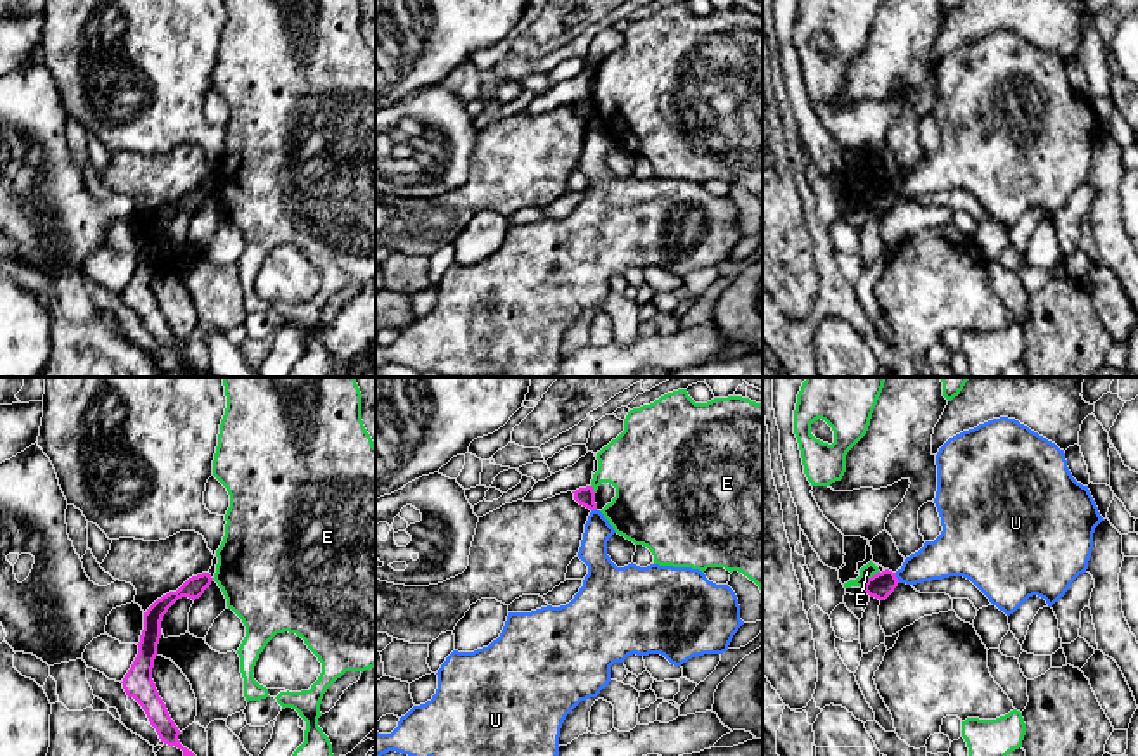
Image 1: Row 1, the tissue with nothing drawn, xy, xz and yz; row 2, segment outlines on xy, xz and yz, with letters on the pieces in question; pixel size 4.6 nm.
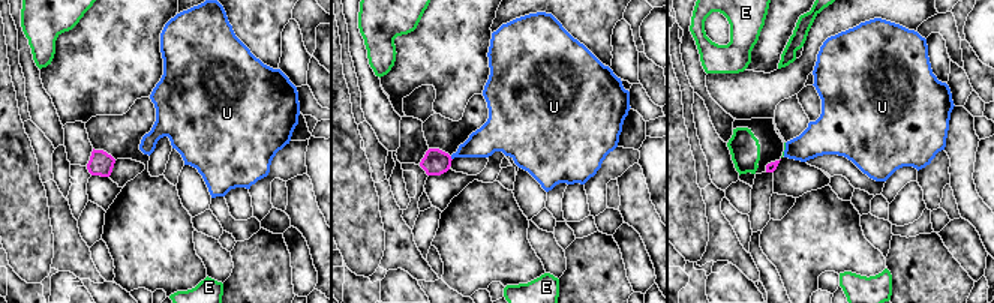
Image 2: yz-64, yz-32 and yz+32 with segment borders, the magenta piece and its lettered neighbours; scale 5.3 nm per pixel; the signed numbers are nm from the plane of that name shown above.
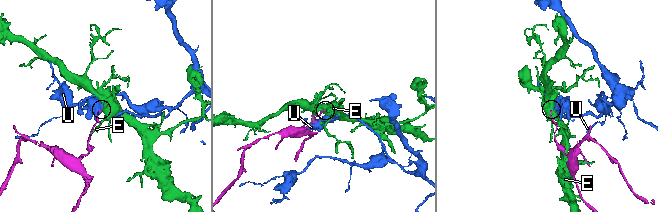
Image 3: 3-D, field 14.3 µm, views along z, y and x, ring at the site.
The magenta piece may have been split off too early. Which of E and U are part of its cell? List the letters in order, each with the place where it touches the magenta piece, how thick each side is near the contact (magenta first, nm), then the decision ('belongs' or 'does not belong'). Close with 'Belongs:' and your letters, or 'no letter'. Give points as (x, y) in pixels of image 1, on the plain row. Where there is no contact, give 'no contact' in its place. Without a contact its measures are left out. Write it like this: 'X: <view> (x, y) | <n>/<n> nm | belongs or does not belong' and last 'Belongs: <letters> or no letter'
E: yz (869, 191) | 120/70 nm | does not belong
U: yz (896, 191) | 120/190 nm | does not belong
Belongs: no letter

